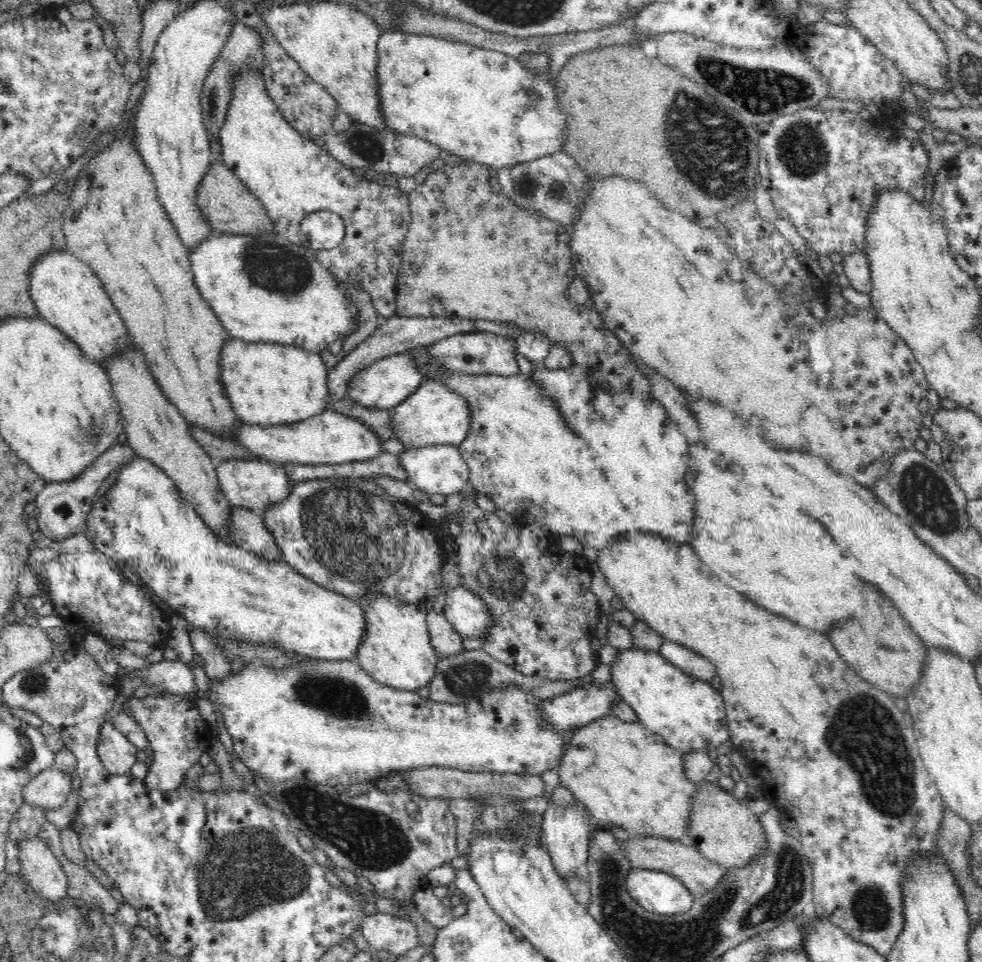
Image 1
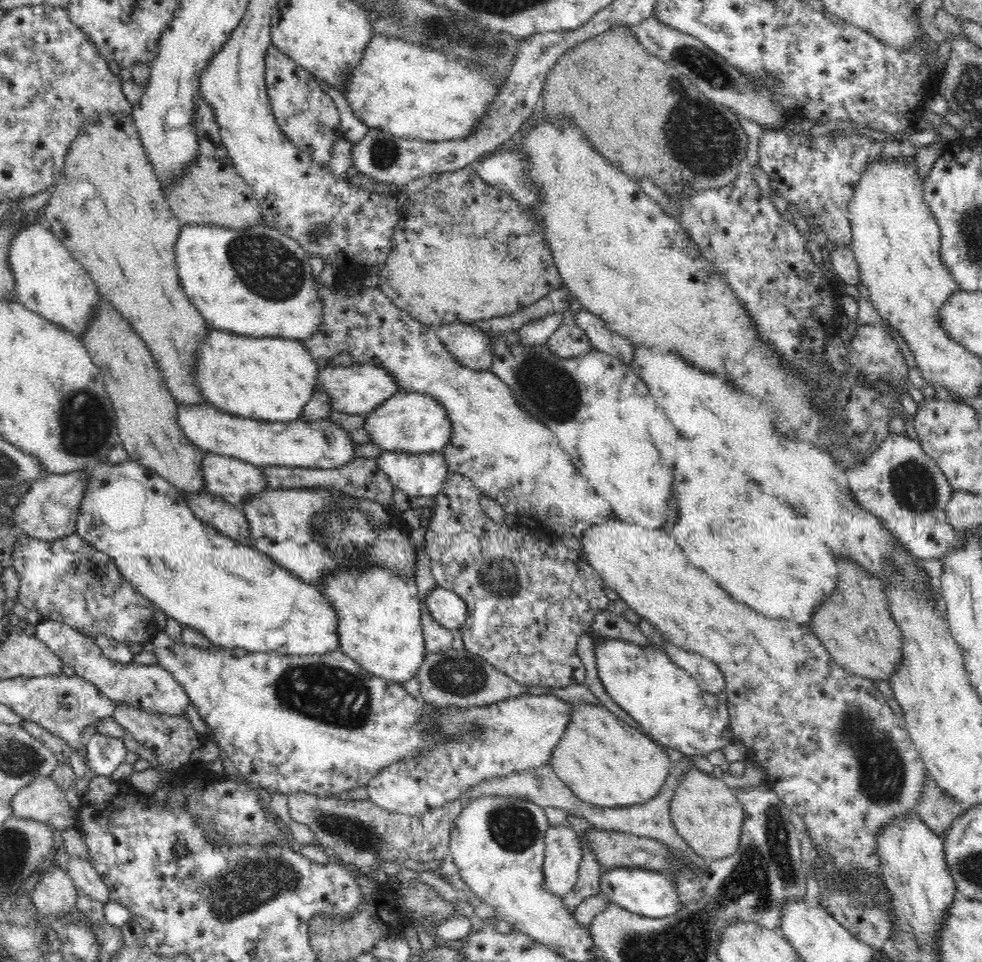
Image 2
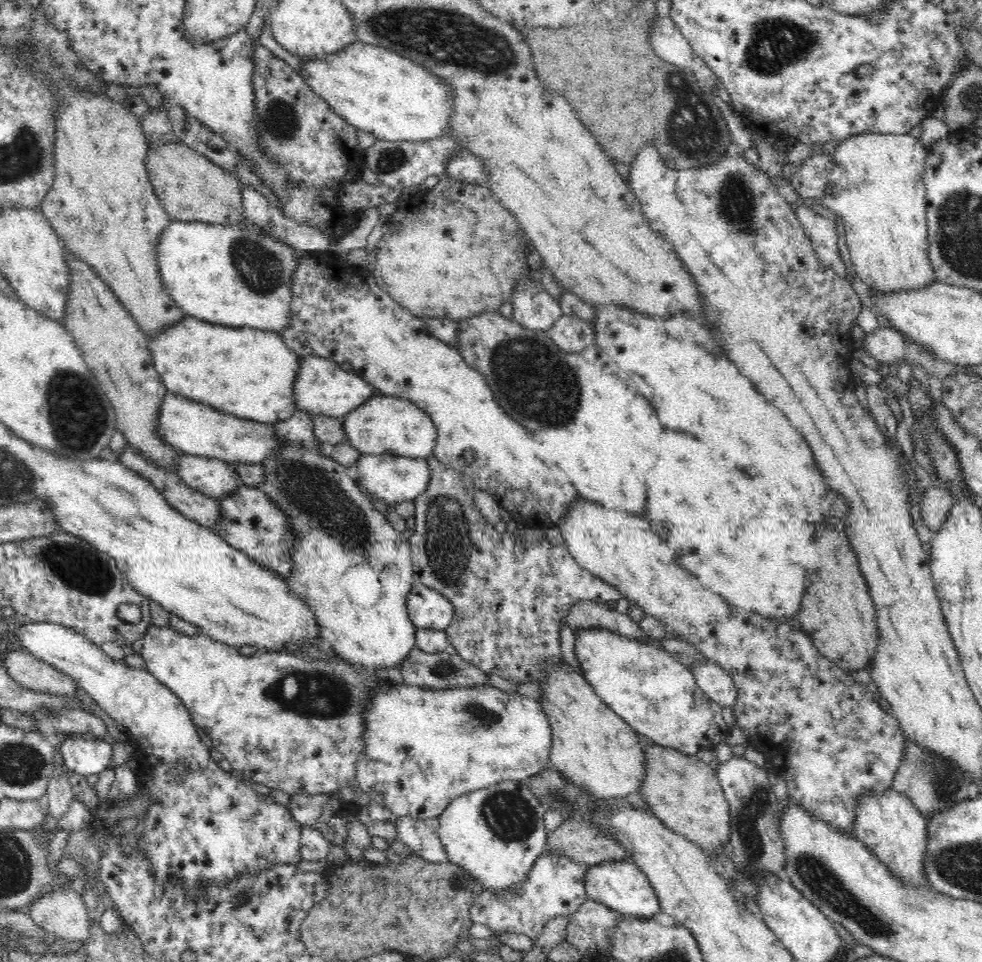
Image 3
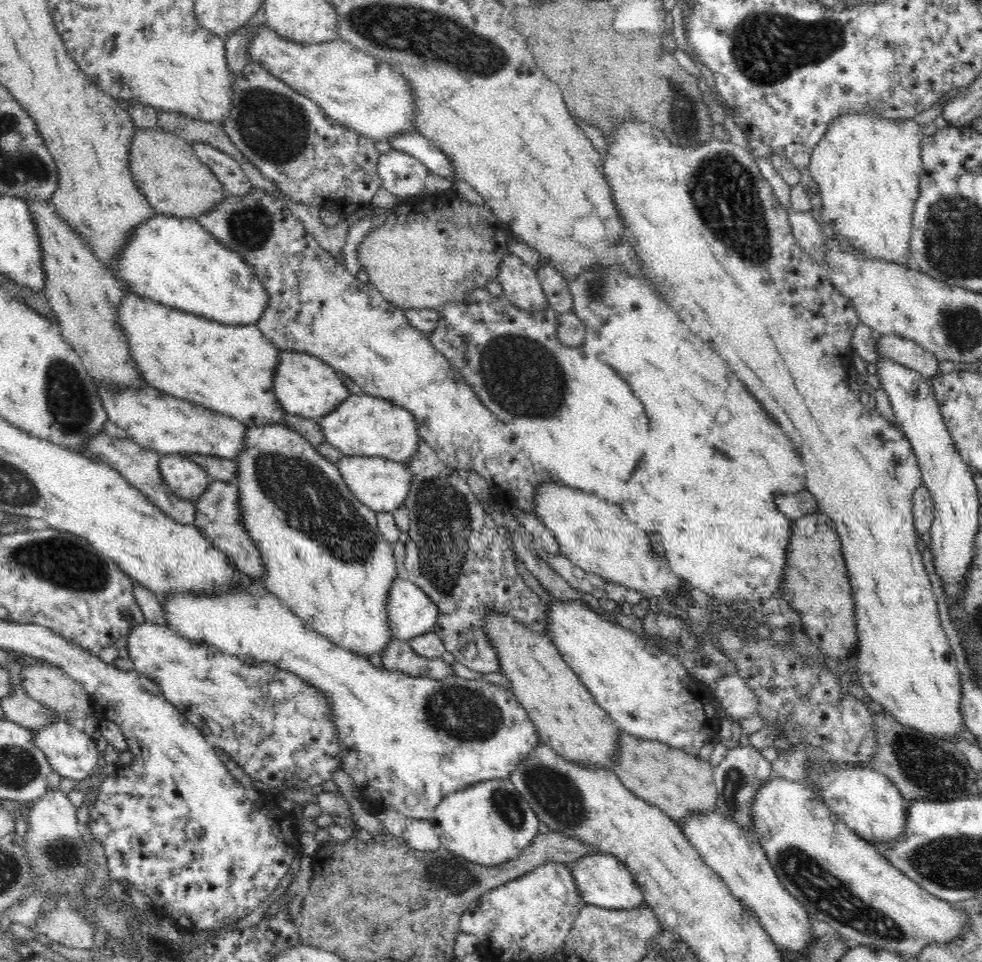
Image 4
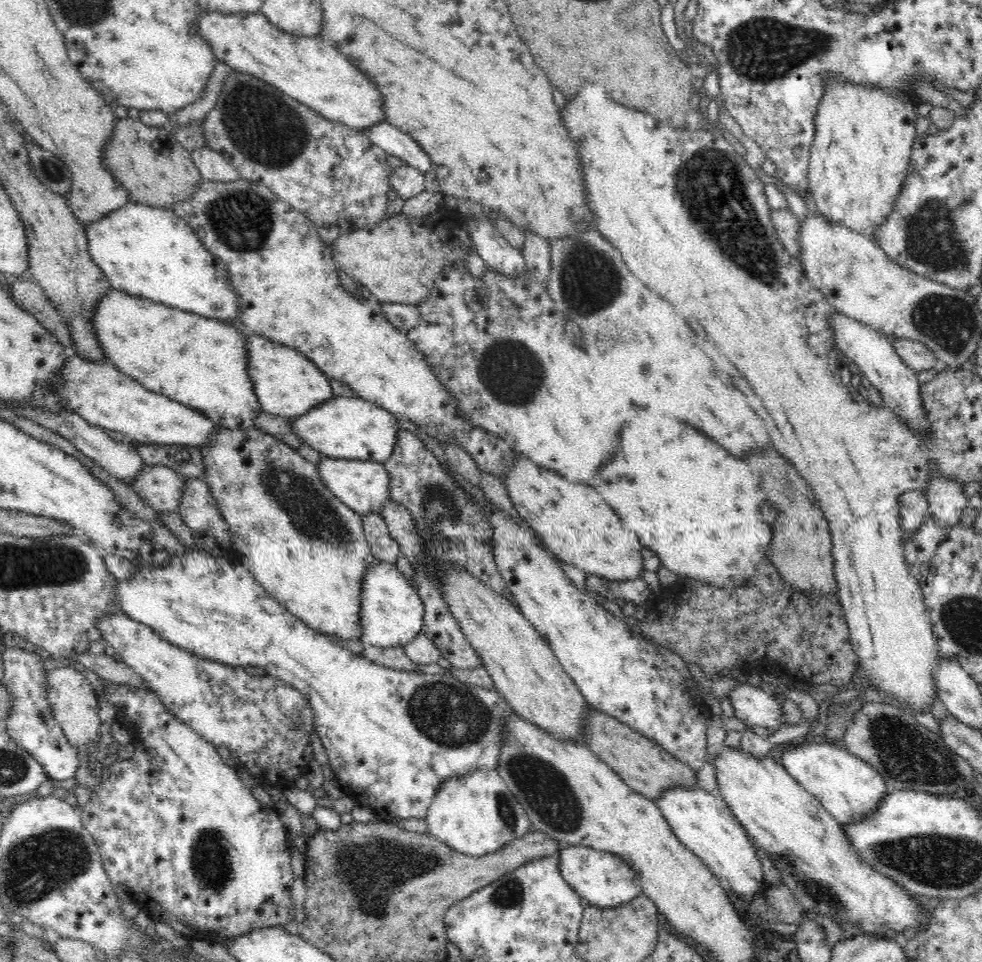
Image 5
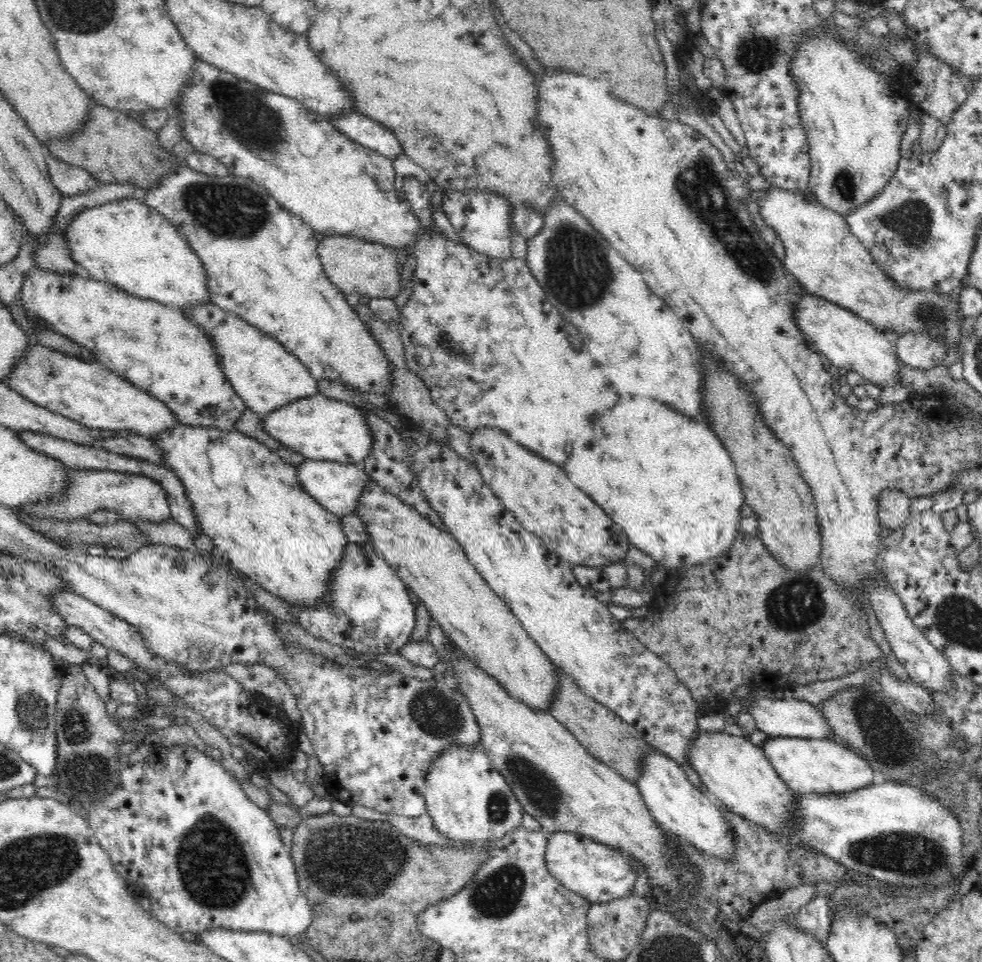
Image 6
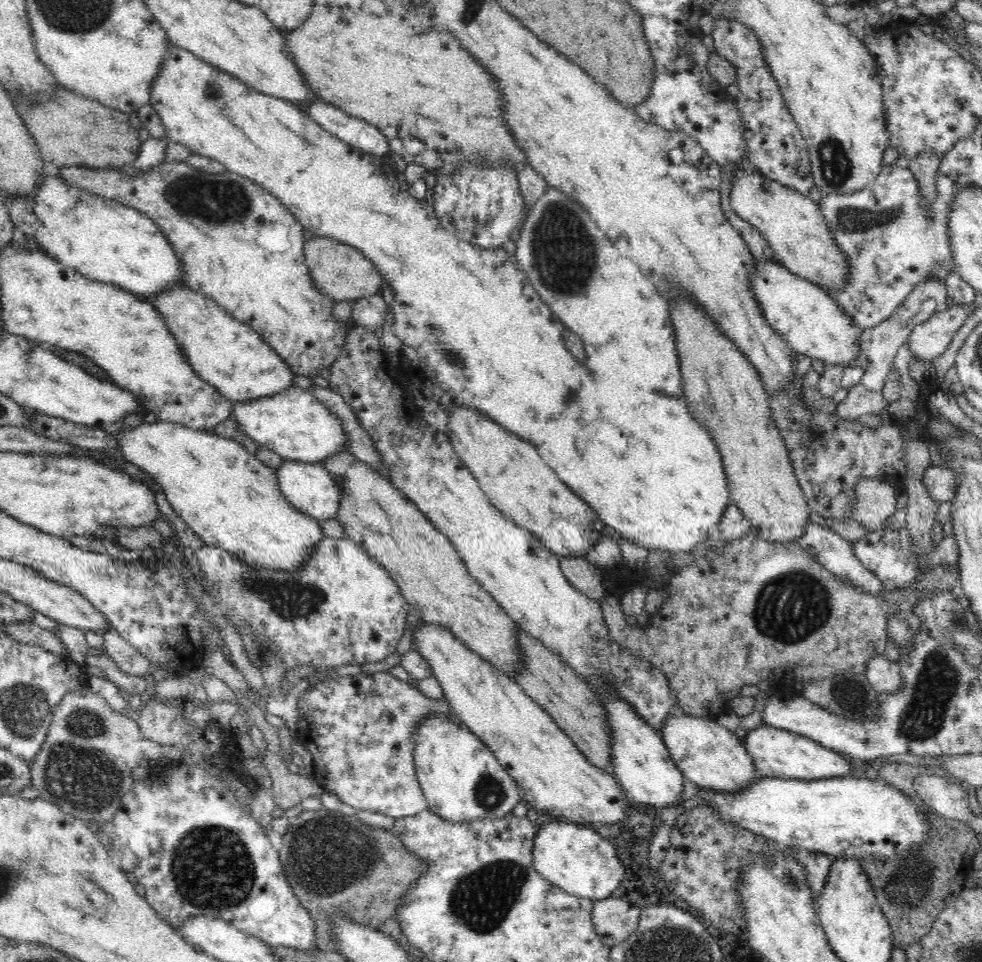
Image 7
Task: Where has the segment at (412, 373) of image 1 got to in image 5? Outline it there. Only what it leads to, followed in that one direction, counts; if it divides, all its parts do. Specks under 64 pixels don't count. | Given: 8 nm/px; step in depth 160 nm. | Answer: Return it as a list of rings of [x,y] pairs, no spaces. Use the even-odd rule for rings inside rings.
[[[239,318],[226,323],[242,334],[246,331],[247,373],[262,411],[286,418],[301,417],[308,410],[334,397],[327,375],[296,349],[278,345],[251,332]]]

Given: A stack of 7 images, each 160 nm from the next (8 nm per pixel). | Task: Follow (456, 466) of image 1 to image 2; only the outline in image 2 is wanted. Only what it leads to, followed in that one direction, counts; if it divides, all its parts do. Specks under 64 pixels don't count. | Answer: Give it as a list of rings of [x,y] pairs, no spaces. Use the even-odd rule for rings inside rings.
[[[384,451],[376,458],[382,471],[388,473],[394,491],[399,489],[408,496],[434,497],[443,490],[450,473],[444,455],[440,451],[422,454],[401,453],[400,451]]]

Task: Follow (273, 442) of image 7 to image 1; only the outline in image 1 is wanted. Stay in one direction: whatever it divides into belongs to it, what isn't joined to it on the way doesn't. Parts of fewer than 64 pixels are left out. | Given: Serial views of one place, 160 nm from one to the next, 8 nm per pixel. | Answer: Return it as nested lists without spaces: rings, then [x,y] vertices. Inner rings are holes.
[[[425,380],[408,398],[393,408],[391,425],[393,436],[407,448],[435,445],[459,445],[471,425],[467,402],[451,388],[439,382]]]

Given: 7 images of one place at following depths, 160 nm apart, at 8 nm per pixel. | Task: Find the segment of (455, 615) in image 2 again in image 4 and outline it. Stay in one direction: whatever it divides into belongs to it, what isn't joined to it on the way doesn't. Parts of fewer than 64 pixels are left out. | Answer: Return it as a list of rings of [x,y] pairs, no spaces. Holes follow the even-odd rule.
[[[398,576],[388,594],[387,613],[393,640],[410,641],[432,631],[439,612],[419,586],[404,576]]]

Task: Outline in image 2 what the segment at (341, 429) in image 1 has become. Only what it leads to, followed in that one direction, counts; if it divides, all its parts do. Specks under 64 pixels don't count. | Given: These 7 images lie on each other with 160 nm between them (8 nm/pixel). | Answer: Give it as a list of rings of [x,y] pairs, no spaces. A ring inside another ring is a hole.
[[[202,403],[199,405],[179,404],[177,421],[186,438],[192,441],[194,446],[201,448],[207,453],[236,458],[260,468],[266,466],[292,466],[329,470],[344,467],[356,458],[355,448],[358,444],[353,442],[351,438],[348,438],[345,430],[342,430],[335,422],[330,422],[327,418],[316,420],[316,422],[306,422],[299,418],[292,422],[257,421],[256,419],[224,414],[224,412],[216,410],[216,406]]]

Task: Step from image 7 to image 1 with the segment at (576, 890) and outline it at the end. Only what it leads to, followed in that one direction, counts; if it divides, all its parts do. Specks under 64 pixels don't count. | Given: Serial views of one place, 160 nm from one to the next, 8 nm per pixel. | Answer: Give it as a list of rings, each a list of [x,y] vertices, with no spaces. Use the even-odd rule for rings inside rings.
[[[632,869],[626,877],[628,894],[648,912],[680,914],[695,901],[679,879],[664,871]]]

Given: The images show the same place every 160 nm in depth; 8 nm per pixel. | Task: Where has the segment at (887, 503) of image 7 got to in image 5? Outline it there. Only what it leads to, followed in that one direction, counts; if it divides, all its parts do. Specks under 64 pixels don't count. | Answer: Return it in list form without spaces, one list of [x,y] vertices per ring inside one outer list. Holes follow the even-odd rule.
[[[912,490],[900,496],[900,521],[906,532],[918,531],[924,524],[924,518],[931,515],[929,500],[924,491]]]

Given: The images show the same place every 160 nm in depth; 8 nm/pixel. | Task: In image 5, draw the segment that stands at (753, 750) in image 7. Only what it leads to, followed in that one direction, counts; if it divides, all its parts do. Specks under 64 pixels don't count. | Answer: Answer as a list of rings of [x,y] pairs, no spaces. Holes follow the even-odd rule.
[[[816,737],[794,742],[788,748],[780,752],[782,766],[804,787],[813,797],[816,797],[820,804],[840,823],[846,824],[860,820],[866,815],[876,814],[878,805],[888,792],[884,778],[872,768],[866,761],[850,754],[846,748],[837,746],[831,742],[820,742]]]

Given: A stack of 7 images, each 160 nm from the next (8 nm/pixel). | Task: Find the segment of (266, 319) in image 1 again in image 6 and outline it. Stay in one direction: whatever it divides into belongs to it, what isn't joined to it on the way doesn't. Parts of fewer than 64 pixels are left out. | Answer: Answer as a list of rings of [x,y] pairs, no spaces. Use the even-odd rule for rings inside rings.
[[[138,196],[85,208],[65,228],[65,236],[72,260],[92,279],[109,282],[132,296],[175,306],[183,312],[190,310],[192,305],[211,302],[207,272],[189,242],[171,222],[144,204]]]

